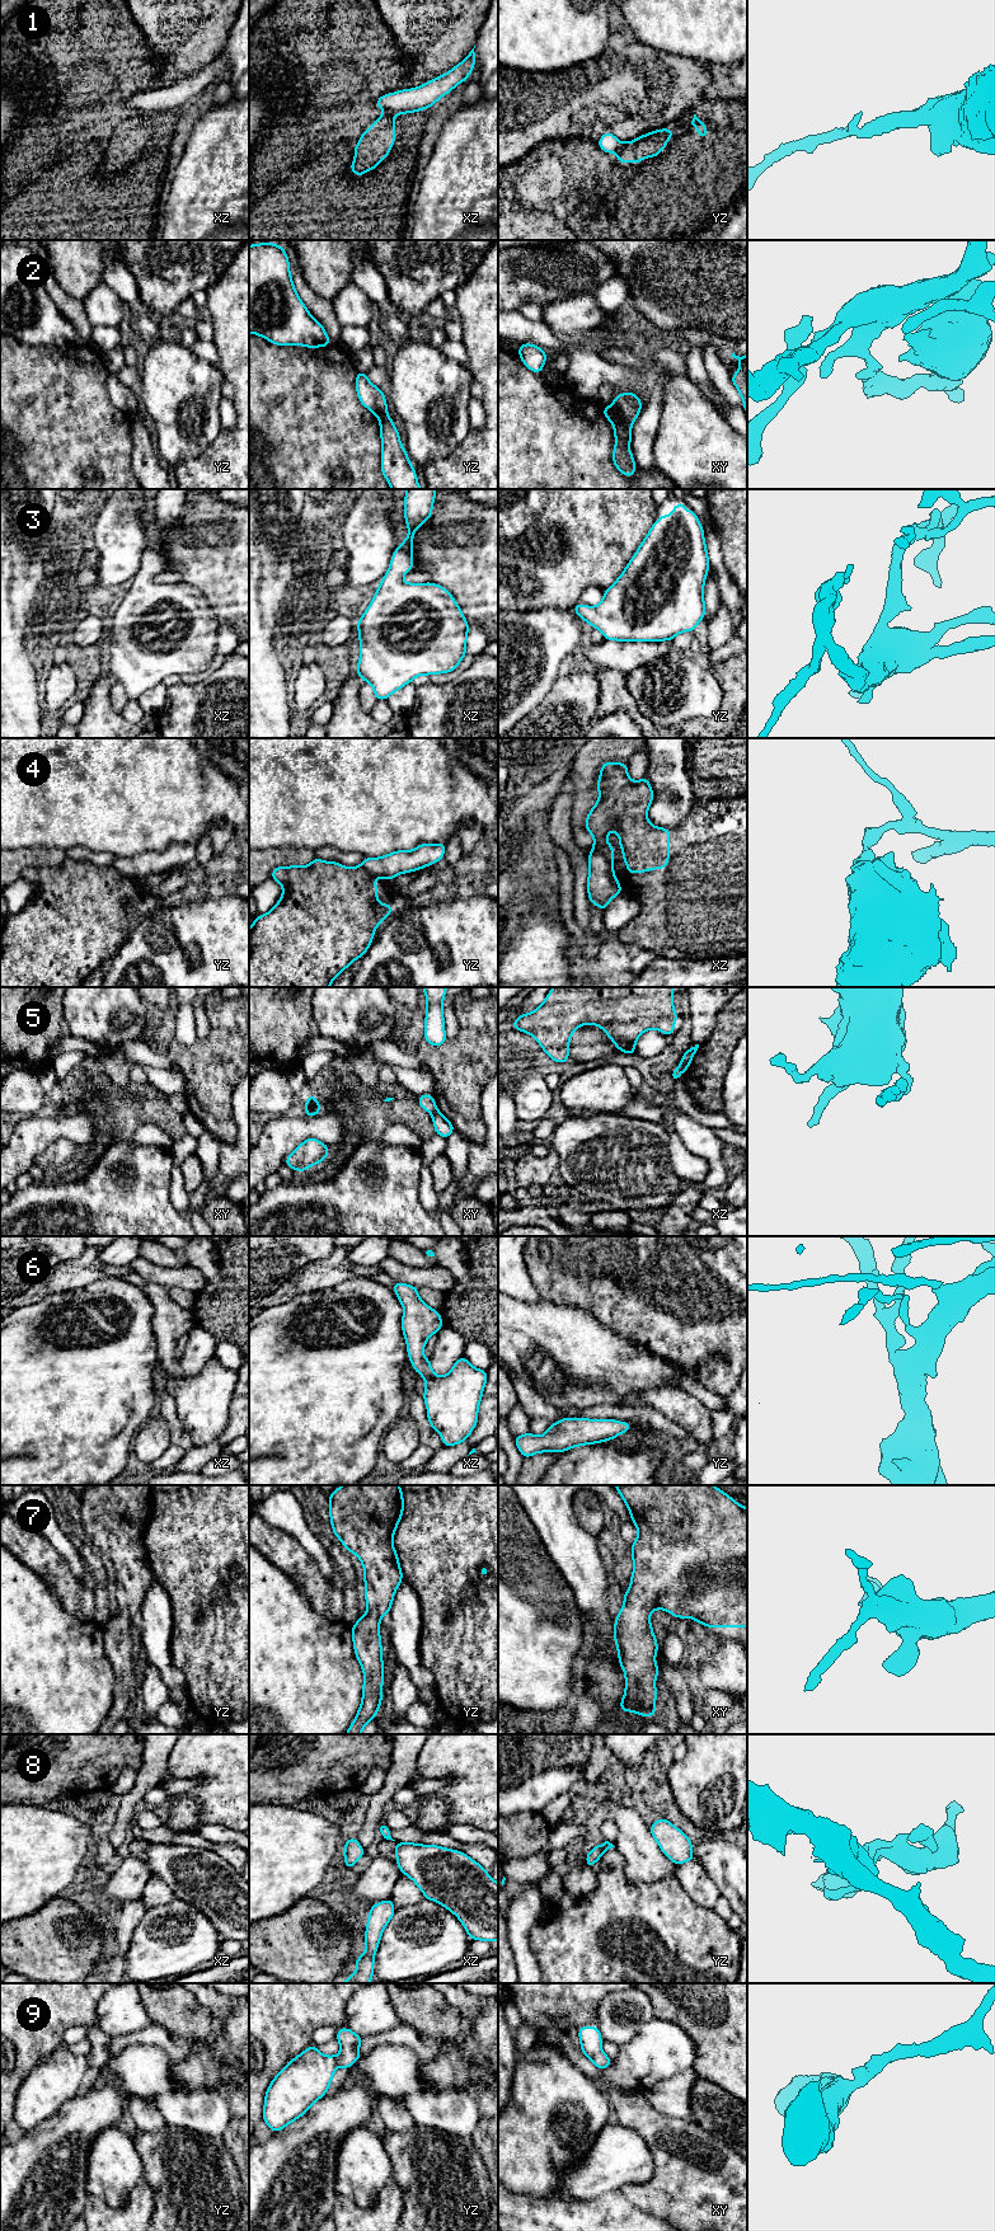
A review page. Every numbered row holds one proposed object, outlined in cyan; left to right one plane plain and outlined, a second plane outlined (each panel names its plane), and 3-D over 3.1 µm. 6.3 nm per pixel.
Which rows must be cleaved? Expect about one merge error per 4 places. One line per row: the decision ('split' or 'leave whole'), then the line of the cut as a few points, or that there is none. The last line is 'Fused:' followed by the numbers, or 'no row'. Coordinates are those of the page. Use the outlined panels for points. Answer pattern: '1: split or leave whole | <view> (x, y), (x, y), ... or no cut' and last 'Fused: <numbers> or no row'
1: split | xz (385, 111), (393, 116)
2: split | xy (613, 404), (630, 424)
3: leave whole | no cut
4: split | xz (592, 848), (601, 851), (610, 862)
5: split | xy (436, 1108), (432, 1113)
6: leave whole | no cut
7: leave whole | no cut
8: split | yz (590, 1850), (596, 1855), (601, 1854)
9: leave whole | no cut
Fused: 1, 2, 4, 5, 8

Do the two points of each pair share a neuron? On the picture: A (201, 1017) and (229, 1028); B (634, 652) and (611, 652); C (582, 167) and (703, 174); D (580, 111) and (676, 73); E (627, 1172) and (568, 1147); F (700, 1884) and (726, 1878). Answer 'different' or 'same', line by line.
A: different
B: same
C: same
D: same
E: same
F: different

